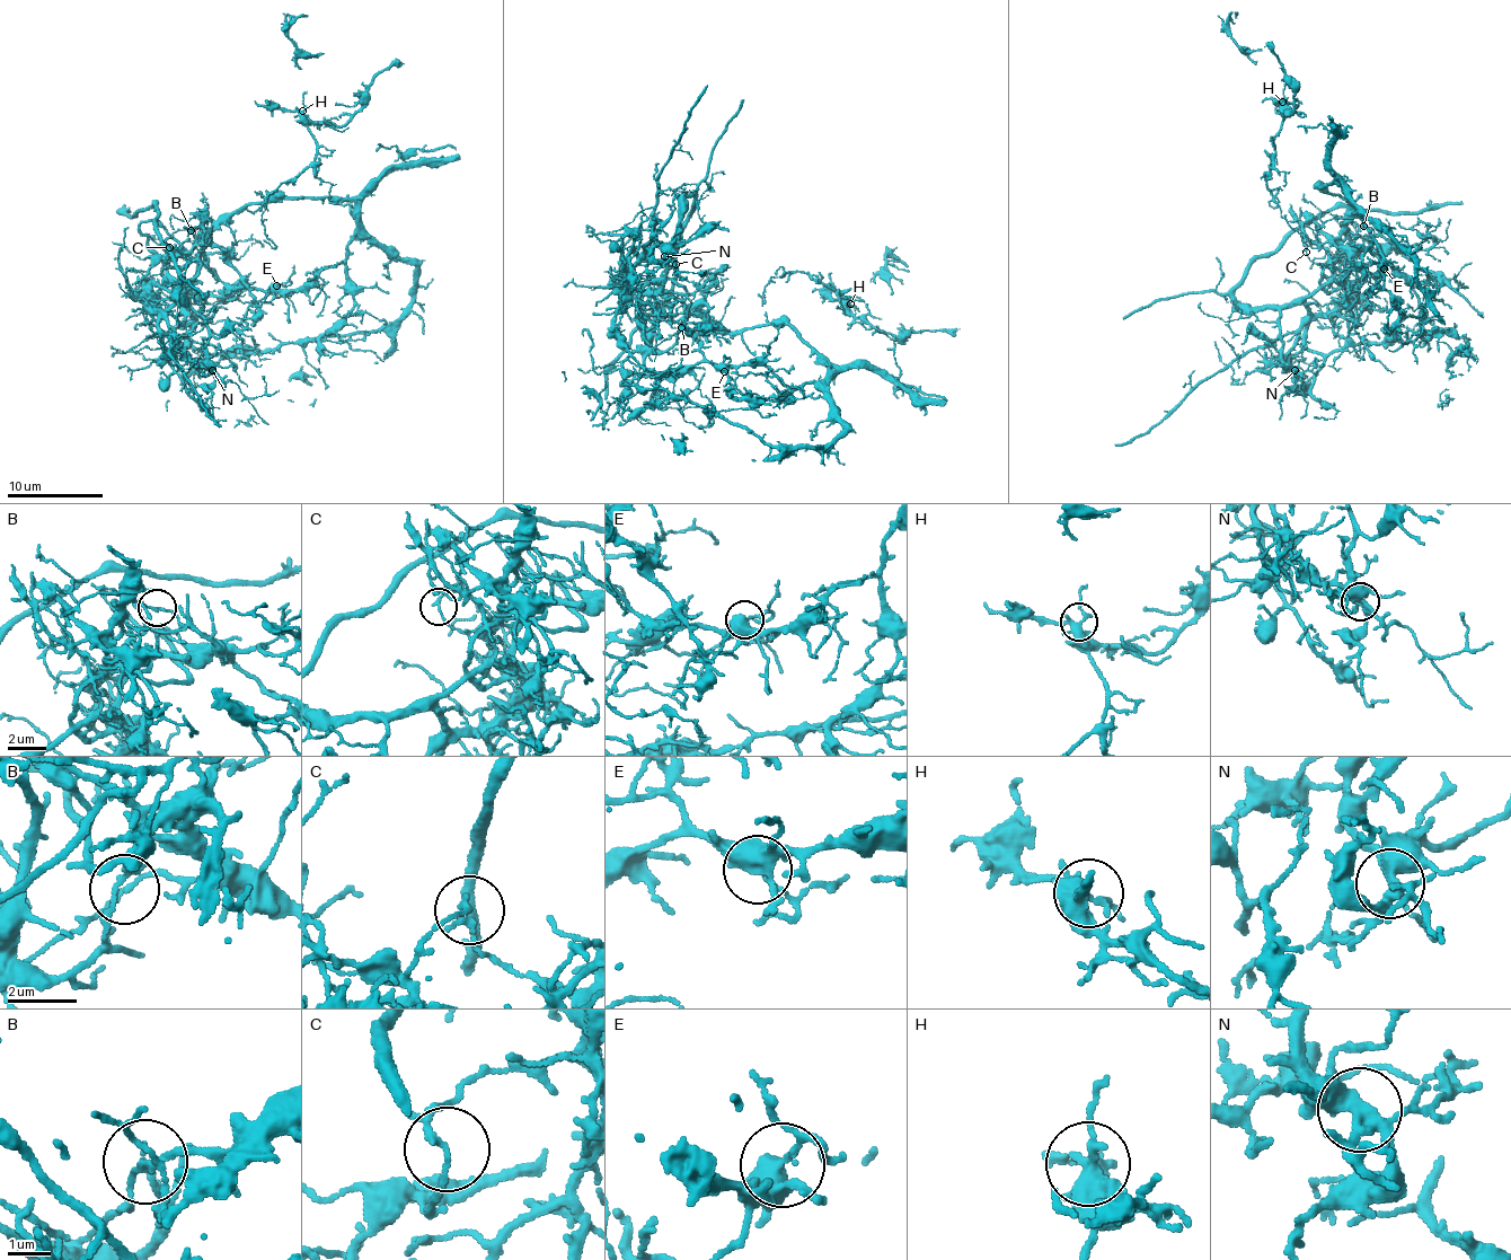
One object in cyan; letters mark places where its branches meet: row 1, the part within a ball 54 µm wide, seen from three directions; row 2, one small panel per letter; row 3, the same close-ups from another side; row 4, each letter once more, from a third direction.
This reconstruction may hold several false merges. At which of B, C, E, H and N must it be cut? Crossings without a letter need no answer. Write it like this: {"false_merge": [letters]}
{"false_merge": ["B", "C", "N"]}

